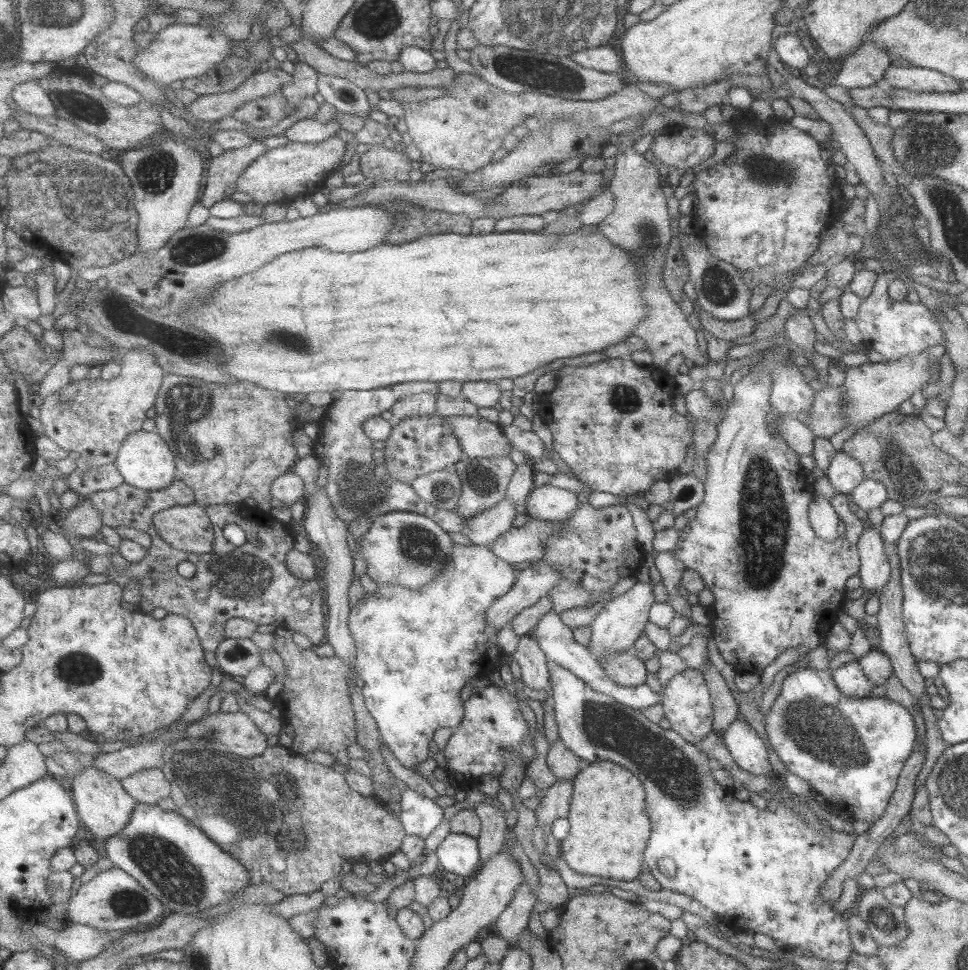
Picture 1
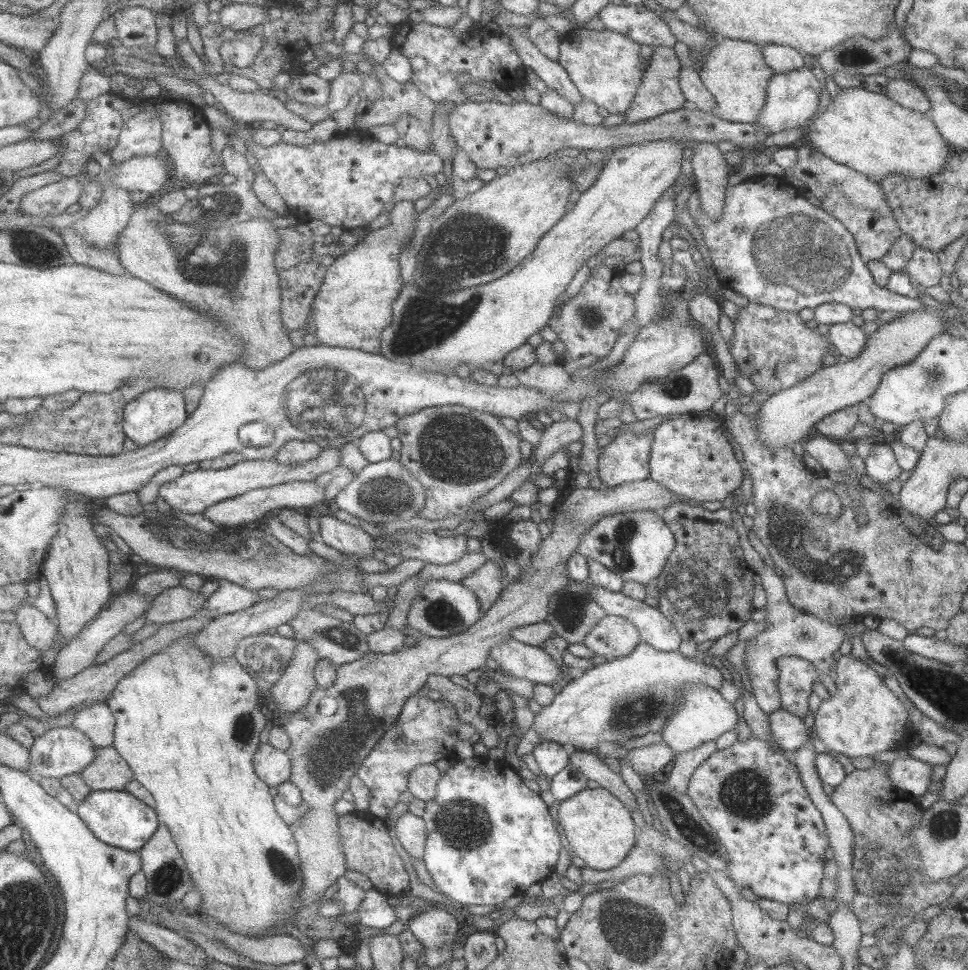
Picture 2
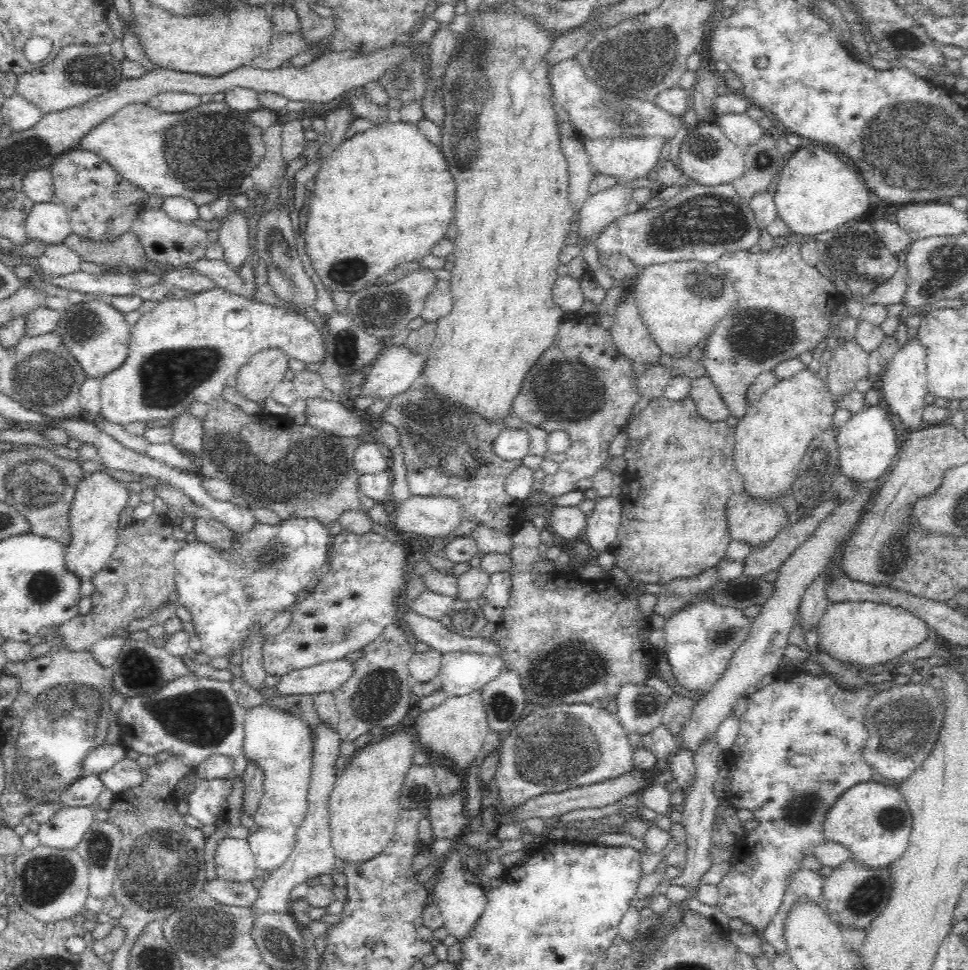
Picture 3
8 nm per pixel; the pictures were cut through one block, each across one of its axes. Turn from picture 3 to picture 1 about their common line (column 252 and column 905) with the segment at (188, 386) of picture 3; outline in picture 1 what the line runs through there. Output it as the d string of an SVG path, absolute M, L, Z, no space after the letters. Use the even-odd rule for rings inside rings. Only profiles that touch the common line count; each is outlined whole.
M891 271L881 272L875 279L869 296L862 298L854 321L862 334L862 343L868 350L875 350L890 361L905 355L916 355L926 348L942 345L943 333L930 310L921 302L909 303L906 300L895 301L887 294L889 283L897 274Z

